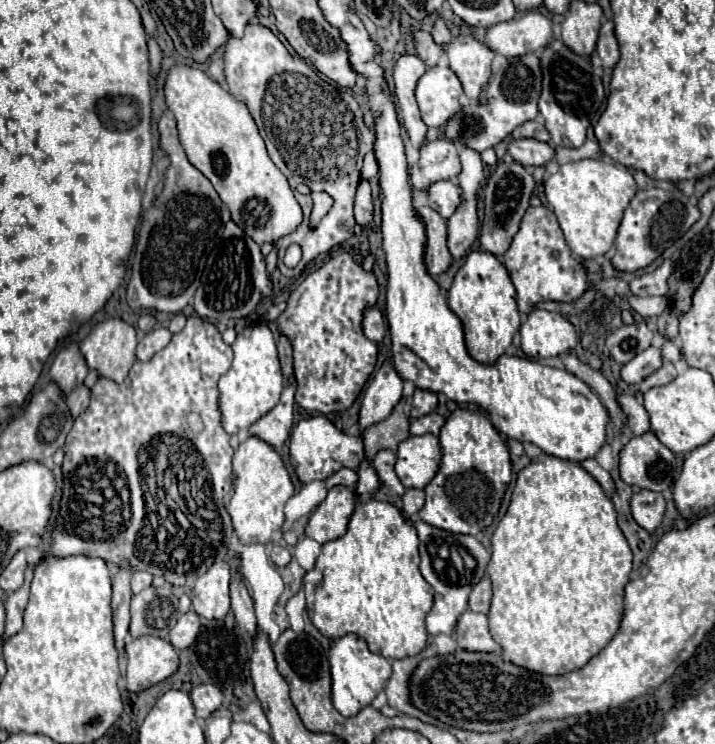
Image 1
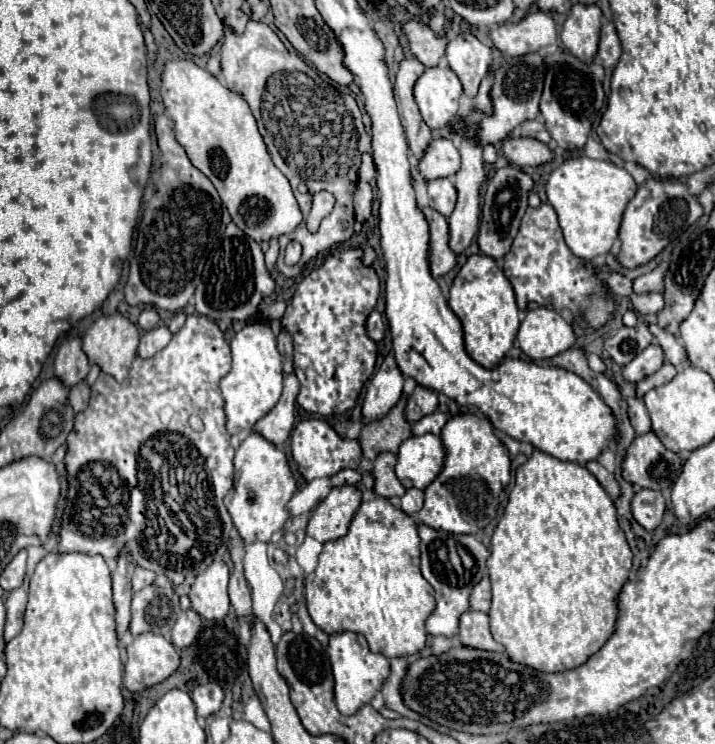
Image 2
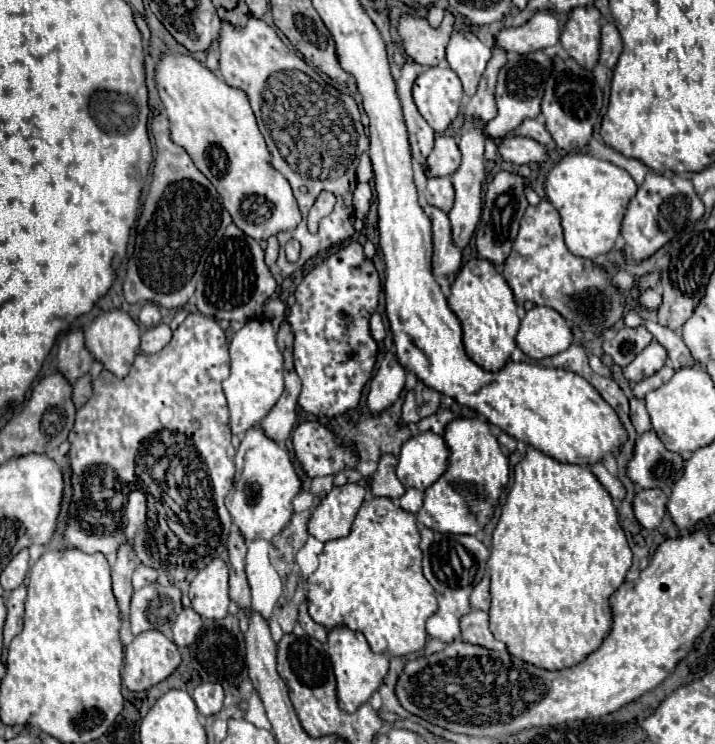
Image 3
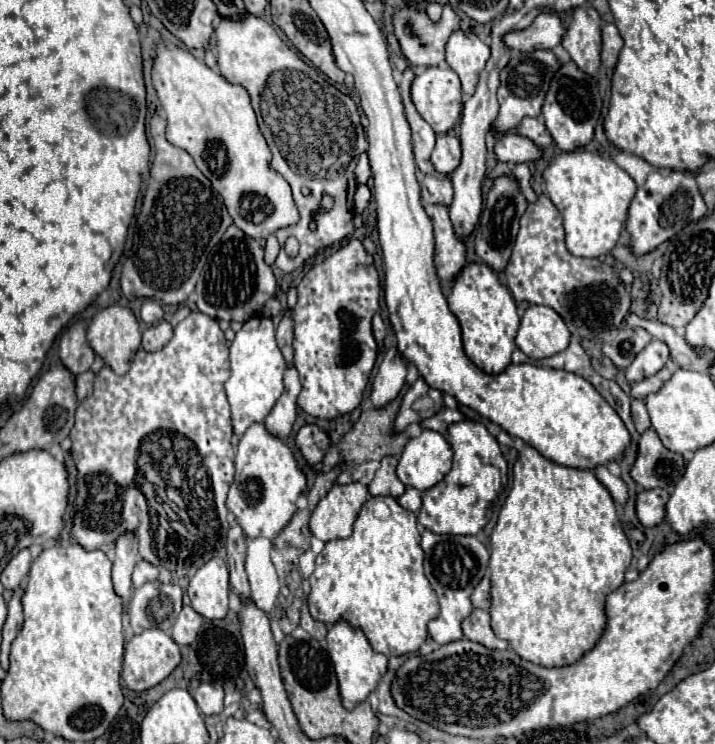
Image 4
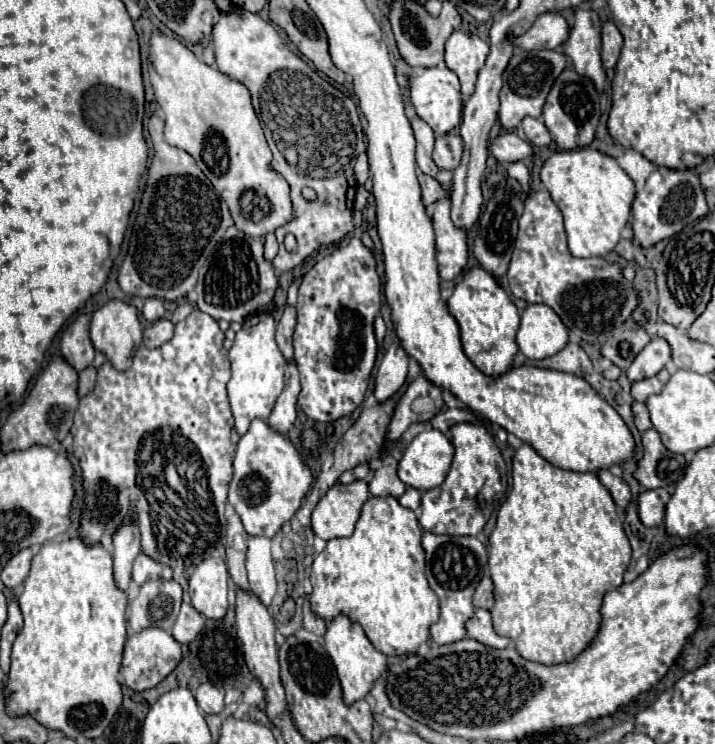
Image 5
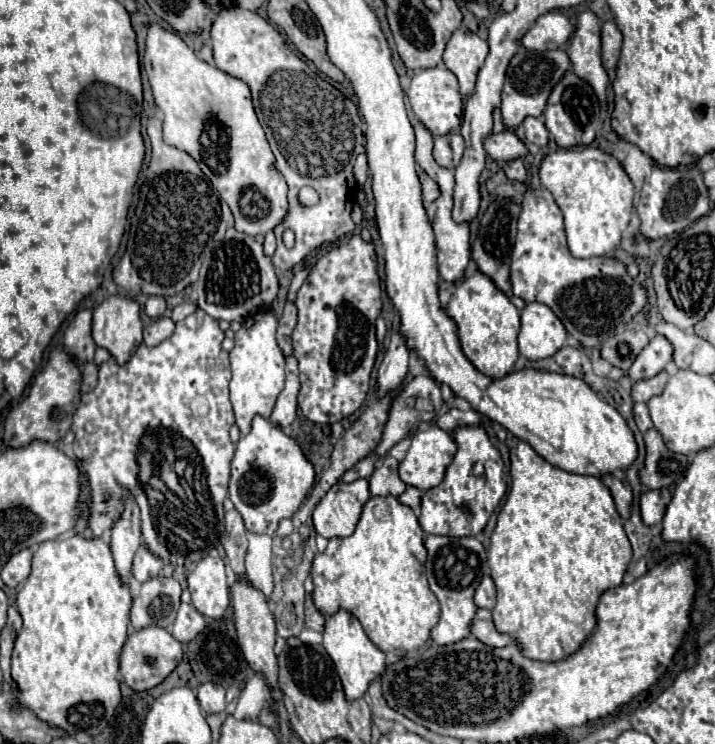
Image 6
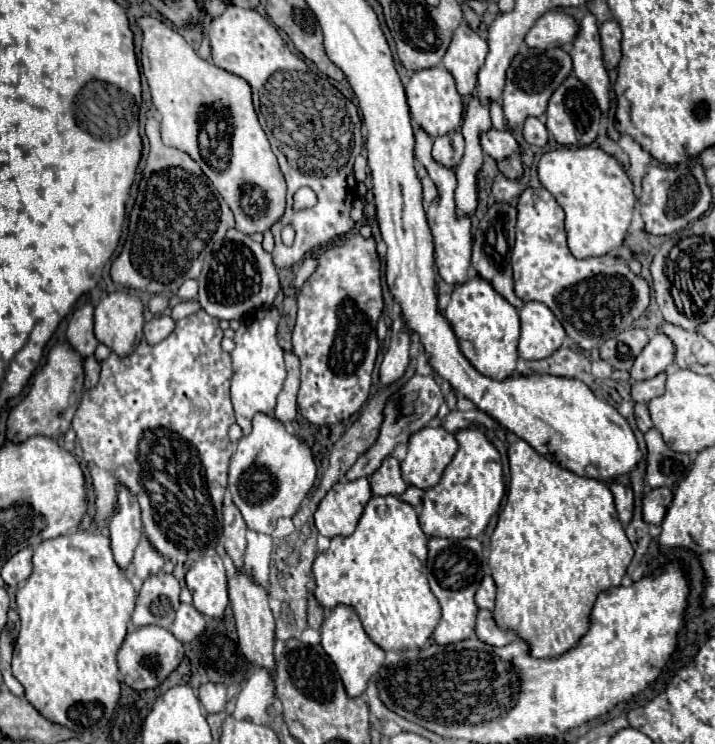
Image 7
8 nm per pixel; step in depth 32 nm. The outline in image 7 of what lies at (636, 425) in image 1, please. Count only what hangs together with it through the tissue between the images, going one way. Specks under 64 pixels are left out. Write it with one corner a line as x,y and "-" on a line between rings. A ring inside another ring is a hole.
636,404
634,414
636,414
636,424
638,424
638,430
640,430
640,432
648,432
648,430
652,428
652,420
650,420
648,406
646,406
646,404

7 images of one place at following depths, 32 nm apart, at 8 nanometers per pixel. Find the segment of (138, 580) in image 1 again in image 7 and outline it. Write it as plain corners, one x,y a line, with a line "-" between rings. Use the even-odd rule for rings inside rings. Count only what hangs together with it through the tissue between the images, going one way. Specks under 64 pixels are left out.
142,534
140,542
134,550
134,566
136,566
136,576
140,576
142,580
146,580
150,574
160,572
164,566
162,554
158,554
158,550
154,550
154,546
150,546
150,540
146,538
146,534

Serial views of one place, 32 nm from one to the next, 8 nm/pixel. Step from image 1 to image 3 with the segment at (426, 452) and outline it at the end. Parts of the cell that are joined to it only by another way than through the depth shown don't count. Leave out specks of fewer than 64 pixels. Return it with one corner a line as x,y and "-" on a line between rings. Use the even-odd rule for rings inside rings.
422,432
412,436
400,452
398,458
398,480
406,488
426,490
432,486
444,472
450,450
446,450
446,442
440,434

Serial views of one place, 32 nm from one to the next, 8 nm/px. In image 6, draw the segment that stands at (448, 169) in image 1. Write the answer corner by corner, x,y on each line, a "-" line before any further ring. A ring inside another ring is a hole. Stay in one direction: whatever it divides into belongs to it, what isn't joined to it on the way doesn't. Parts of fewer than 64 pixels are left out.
450,132
446,136
438,136
434,140
434,160
444,168
456,168
458,158
462,158
464,152
464,138
456,132

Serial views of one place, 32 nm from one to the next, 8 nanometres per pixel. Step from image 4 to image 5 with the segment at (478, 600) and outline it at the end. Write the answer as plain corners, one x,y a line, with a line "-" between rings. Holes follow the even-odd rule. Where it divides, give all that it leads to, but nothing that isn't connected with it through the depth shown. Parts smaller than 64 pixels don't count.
484,576
474,592
474,606
490,610
494,606
494,584
490,576

